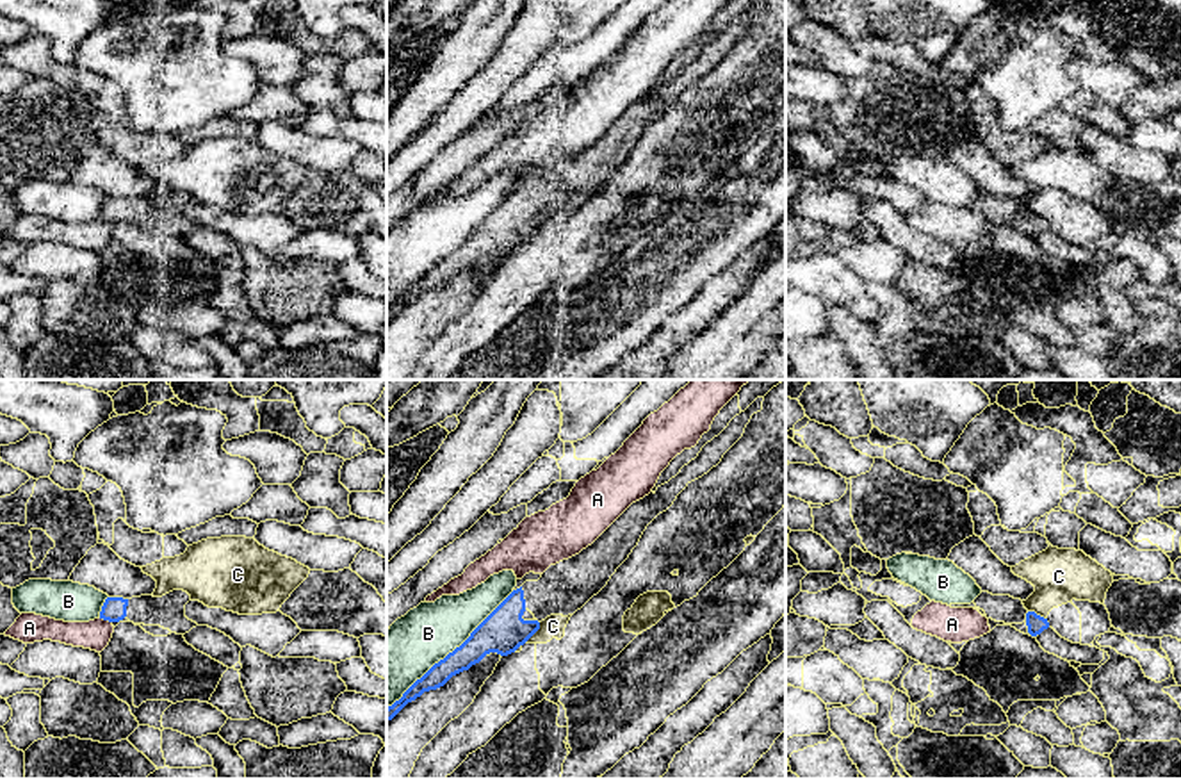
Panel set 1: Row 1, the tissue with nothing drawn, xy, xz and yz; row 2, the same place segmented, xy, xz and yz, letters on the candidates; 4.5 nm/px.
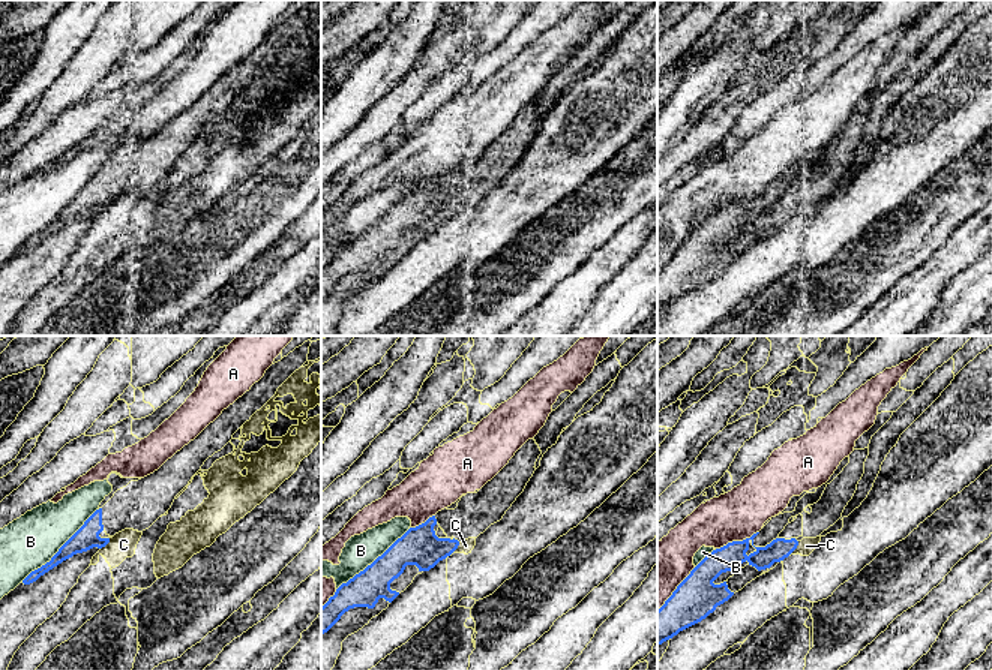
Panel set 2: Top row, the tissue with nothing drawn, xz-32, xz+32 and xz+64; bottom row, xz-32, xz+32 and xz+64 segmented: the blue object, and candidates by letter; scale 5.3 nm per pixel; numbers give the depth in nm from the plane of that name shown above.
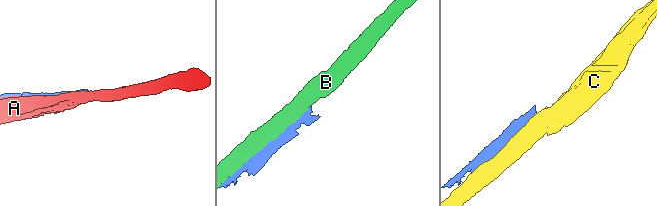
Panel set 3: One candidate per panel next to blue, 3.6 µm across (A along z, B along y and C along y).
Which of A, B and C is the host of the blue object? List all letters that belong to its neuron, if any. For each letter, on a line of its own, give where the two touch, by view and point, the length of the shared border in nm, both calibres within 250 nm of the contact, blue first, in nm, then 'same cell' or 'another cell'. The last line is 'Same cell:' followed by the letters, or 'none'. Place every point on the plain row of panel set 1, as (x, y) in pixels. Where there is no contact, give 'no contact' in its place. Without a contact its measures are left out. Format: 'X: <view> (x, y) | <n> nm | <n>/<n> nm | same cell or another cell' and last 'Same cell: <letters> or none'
A: xy (105, 220) | 70 nm | 110/140 nm | another cell
B: xz (449, 254) | 800 nm | 180/280 nm | another cell
C: xz (533, 234) | 120 nm | 200/100 nm | another cell
Same cell: none

